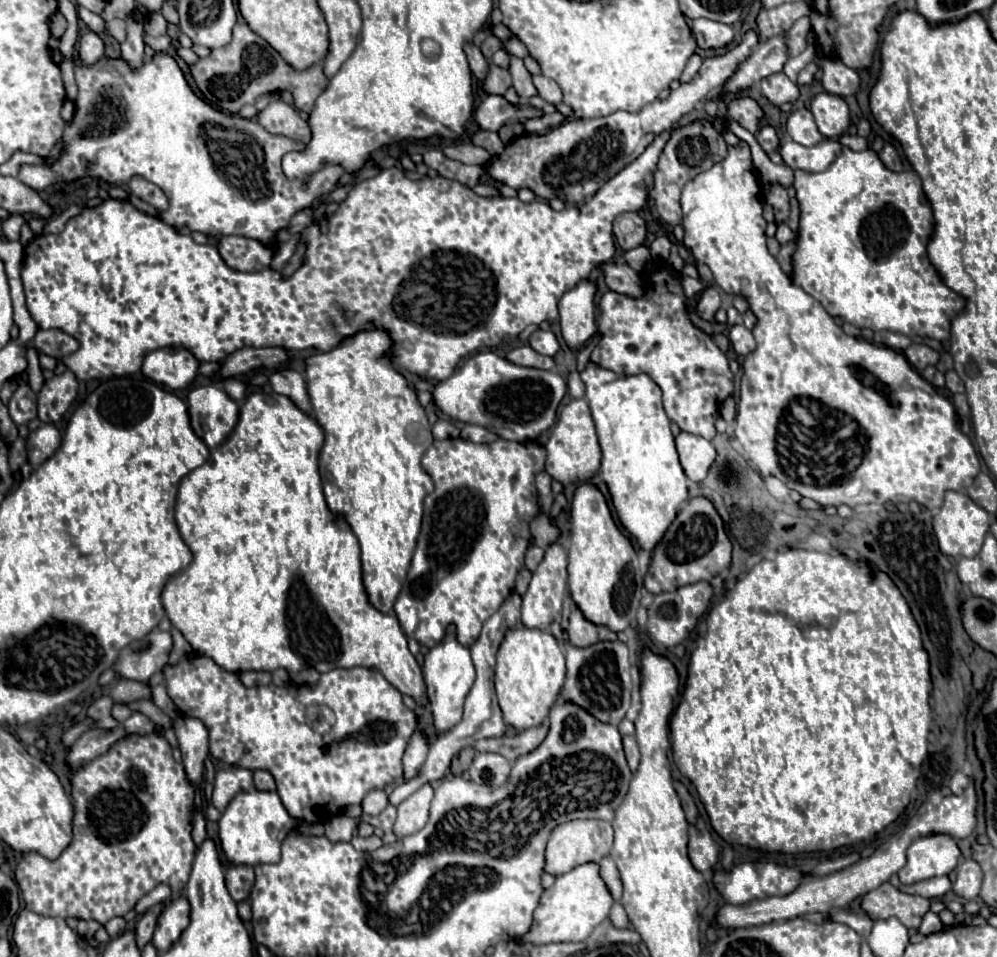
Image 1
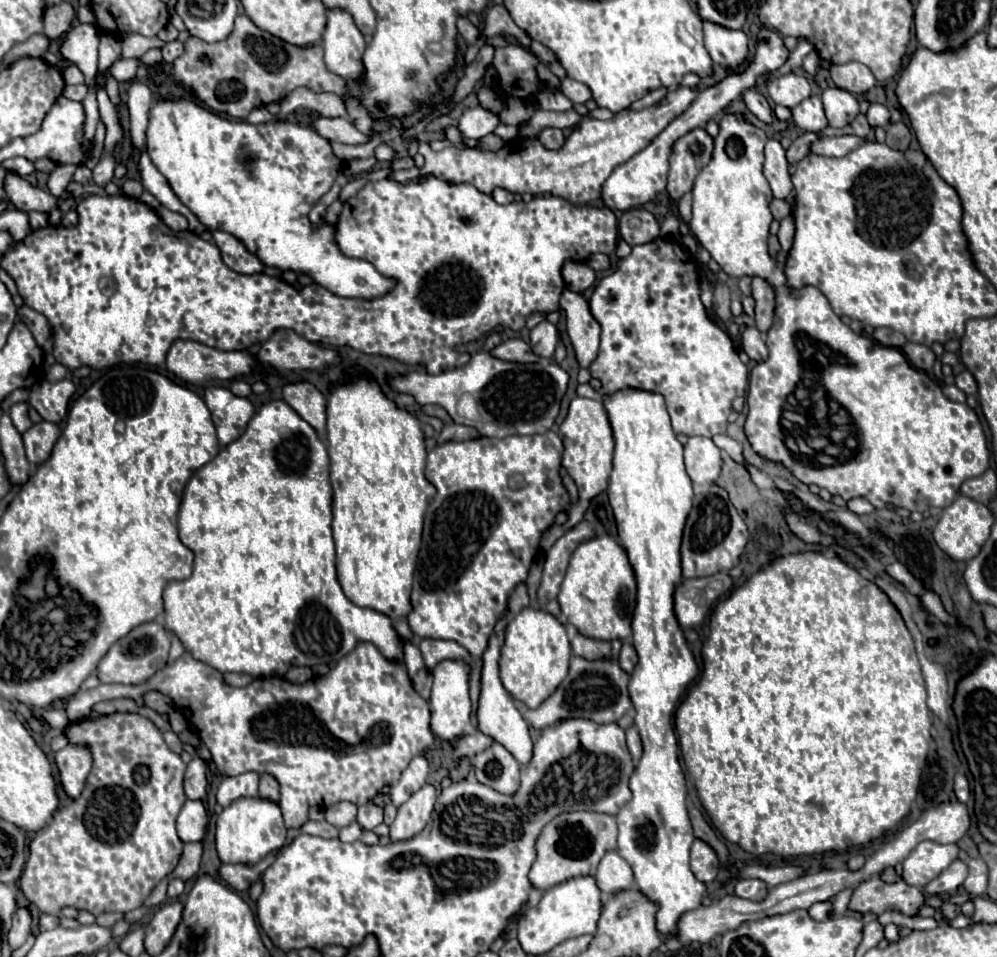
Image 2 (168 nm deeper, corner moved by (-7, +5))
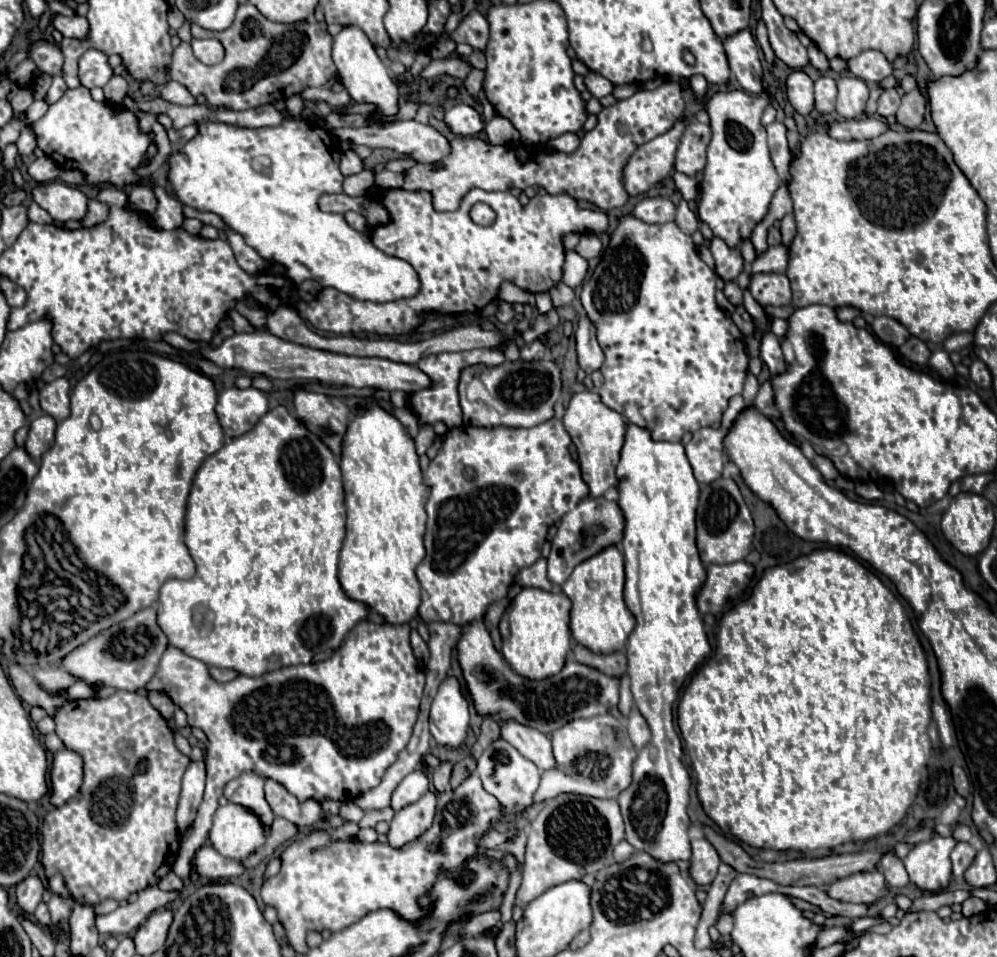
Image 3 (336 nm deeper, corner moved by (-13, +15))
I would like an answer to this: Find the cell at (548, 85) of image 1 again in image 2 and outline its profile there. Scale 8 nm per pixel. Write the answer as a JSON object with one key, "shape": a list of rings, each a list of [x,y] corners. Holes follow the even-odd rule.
{"shape":[[[564,78],[562,80],[562,92],[572,100],[572,102],[588,102],[592,98],[592,92],[588,90],[586,84],[582,82],[576,82],[576,80],[570,80],[570,78]]]}

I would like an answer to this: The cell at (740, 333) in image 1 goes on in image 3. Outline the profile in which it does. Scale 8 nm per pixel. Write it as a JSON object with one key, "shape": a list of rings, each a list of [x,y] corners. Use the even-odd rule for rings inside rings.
{"shape":[[[766,332],[760,340],[760,356],[762,360],[766,362],[766,366],[770,368],[770,372],[782,372],[784,368],[784,356],[782,356],[782,350],[780,350],[780,340],[772,334],[772,332]]]}

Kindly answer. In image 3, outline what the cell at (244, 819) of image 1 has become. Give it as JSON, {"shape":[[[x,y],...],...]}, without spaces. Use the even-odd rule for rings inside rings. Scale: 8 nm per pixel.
{"shape":[[[224,804],[214,814],[210,828],[212,846],[226,858],[244,860],[248,854],[258,850],[268,836],[268,828],[262,824],[258,814],[240,806]]]}

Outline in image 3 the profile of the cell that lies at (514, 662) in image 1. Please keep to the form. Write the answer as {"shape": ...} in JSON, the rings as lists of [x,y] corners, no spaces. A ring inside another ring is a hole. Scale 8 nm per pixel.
{"shape":[[[522,588],[500,620],[502,654],[512,670],[528,680],[544,680],[558,674],[570,652],[570,600],[562,592]]]}

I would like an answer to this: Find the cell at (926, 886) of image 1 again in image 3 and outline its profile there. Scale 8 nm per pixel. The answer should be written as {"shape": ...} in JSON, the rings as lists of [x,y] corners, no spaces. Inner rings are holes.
{"shape":[[[960,842],[954,850],[952,850],[952,876],[962,876],[966,872],[966,868],[972,864],[976,856],[976,850],[966,844],[966,842]]]}

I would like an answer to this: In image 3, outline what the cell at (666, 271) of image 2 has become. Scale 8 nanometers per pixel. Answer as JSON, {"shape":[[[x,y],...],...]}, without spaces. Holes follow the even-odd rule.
{"shape":[[[634,216],[620,220],[602,262],[582,286],[582,306],[596,324],[596,336],[606,356],[600,368],[604,384],[598,394],[628,422],[650,428],[654,440],[678,442],[684,432],[720,422],[728,400],[742,394],[748,376],[746,346],[738,326],[718,308],[714,292],[714,272],[700,260],[692,238],[676,222],[646,224]]]}

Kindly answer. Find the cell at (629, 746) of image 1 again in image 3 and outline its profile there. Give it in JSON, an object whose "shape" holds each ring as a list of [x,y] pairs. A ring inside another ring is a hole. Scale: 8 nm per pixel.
{"shape":[[[632,708],[630,718],[628,718],[628,736],[632,744],[636,746],[636,750],[642,750],[650,742],[650,728],[636,708]]]}

